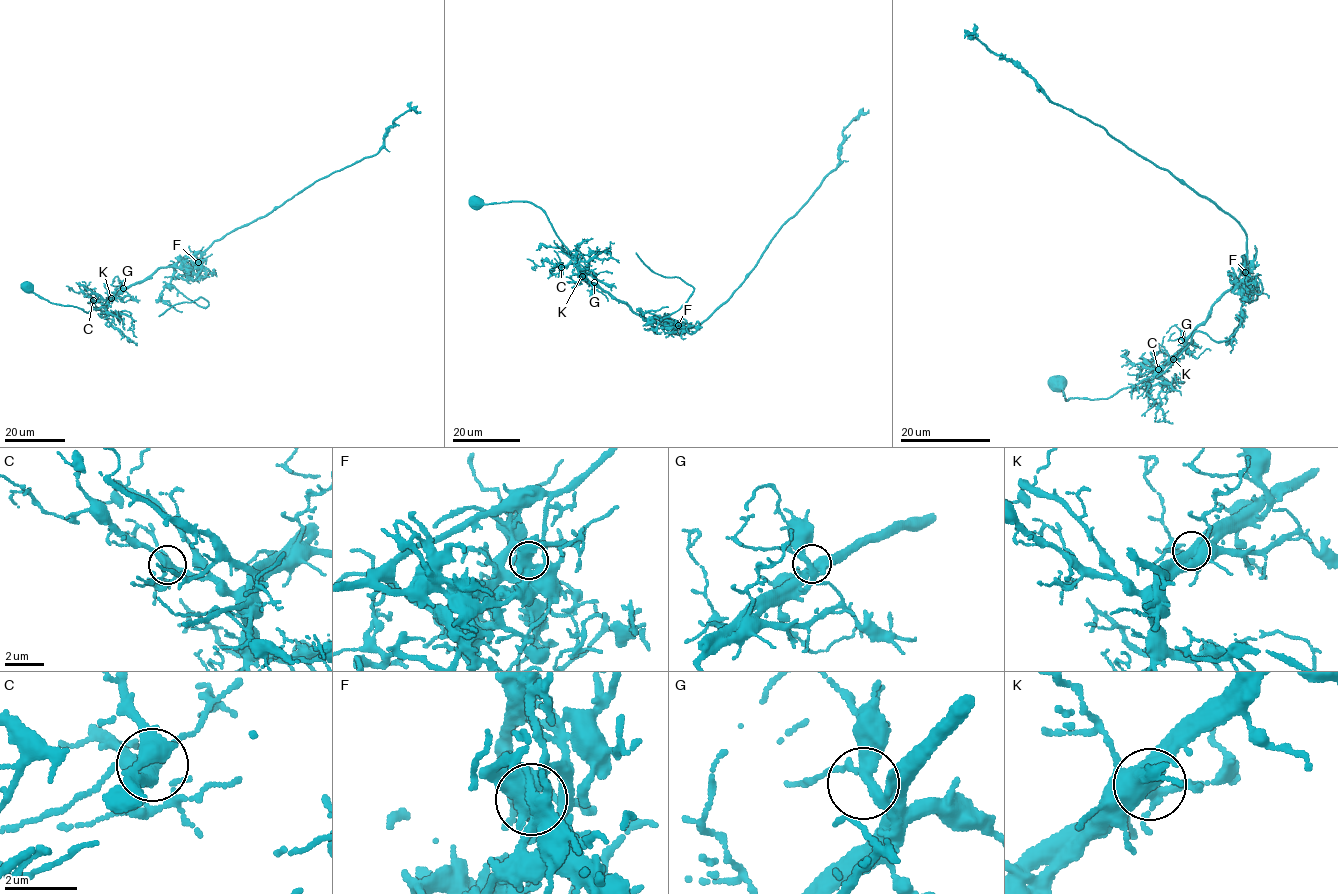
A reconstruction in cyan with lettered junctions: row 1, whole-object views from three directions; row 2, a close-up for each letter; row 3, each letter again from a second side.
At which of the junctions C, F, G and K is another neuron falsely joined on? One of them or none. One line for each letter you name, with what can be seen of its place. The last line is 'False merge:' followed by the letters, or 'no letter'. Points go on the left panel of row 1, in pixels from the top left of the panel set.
F: Place: (198, 262)
False merge: F

